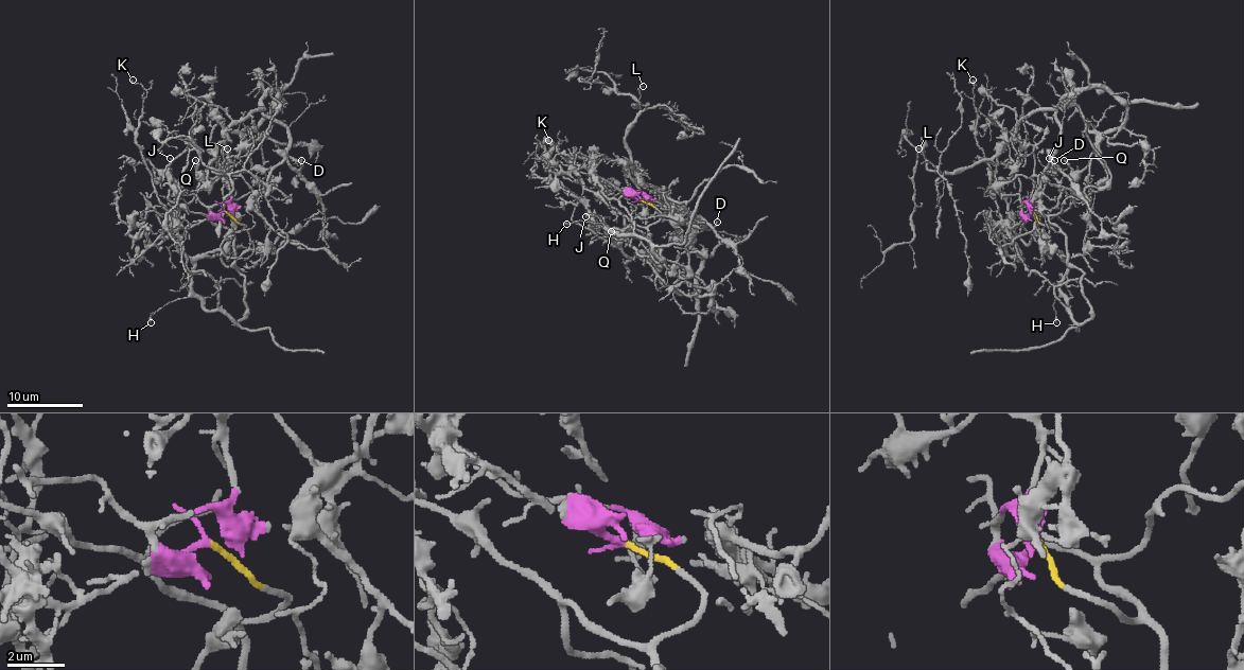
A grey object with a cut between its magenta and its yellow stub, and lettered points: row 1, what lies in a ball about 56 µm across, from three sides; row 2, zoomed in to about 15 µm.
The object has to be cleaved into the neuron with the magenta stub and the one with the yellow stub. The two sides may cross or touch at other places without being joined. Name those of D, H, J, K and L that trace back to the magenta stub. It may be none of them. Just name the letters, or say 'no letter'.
D, L

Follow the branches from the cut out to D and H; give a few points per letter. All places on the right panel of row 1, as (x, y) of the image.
D: (1033, 211), (1029, 209), (1033, 176), (1052, 169), (1050, 161), (1059, 169), (1054, 165), (1054, 159)
H: (1033, 211), (1064, 235), (1090, 307), (1079, 323), (1057, 297), (1055, 323)

